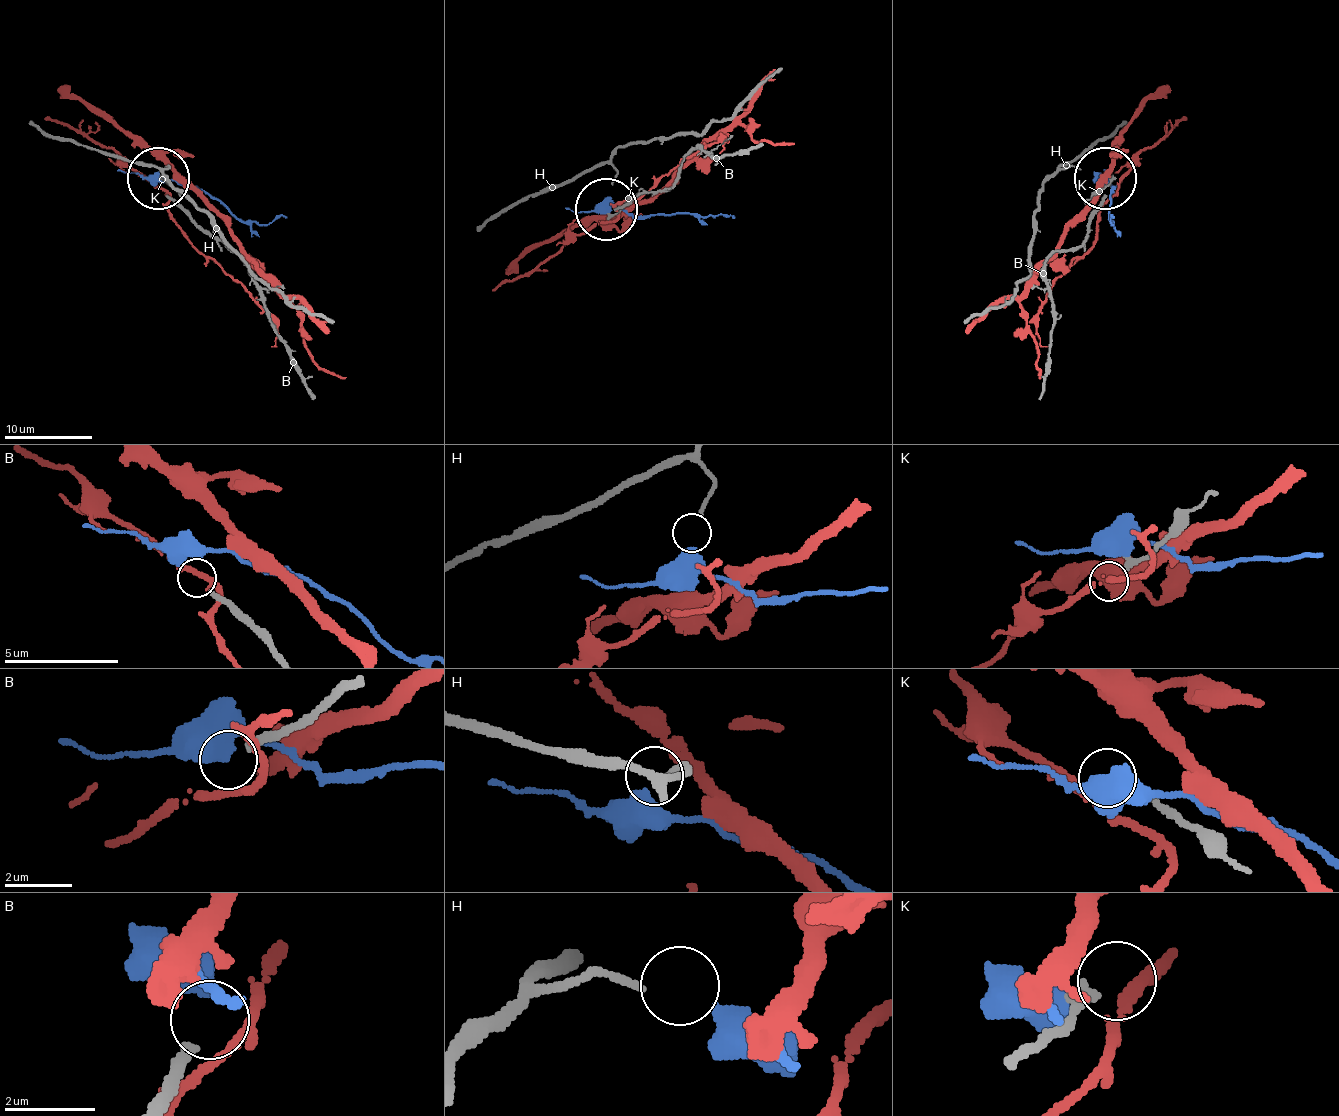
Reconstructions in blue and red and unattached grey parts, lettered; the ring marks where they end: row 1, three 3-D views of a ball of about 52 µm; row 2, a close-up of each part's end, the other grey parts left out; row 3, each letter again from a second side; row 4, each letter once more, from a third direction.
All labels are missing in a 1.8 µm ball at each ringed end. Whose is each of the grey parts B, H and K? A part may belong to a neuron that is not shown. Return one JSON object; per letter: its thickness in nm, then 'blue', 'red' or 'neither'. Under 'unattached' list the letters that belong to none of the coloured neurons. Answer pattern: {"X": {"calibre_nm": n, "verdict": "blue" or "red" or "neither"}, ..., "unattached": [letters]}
{"B": {"calibre_nm": 240, "verdict": "neither"}, "H": {"calibre_nm": 150, "verdict": "blue"}, "K": {"calibre_nm": 240, "verdict": "neither"}, "unattached": ["B", "K"]}

